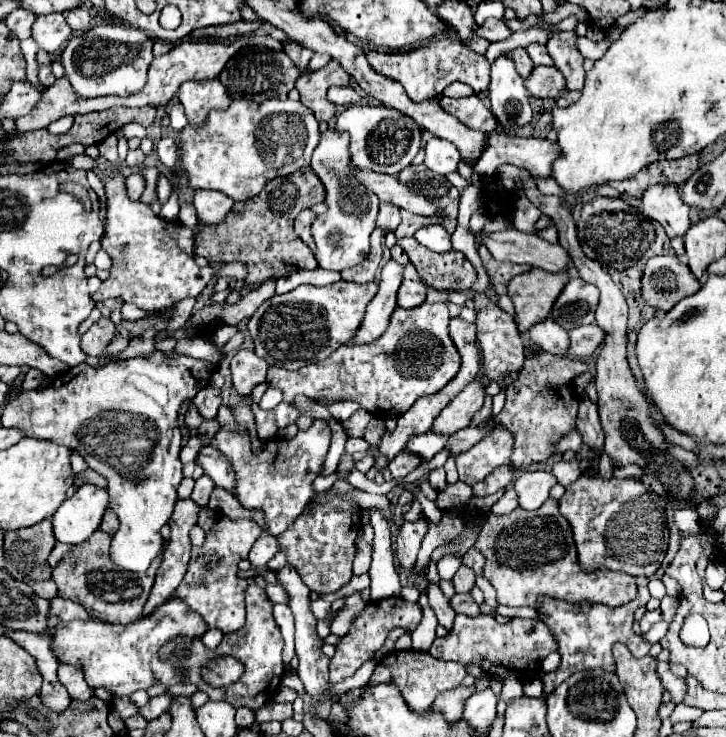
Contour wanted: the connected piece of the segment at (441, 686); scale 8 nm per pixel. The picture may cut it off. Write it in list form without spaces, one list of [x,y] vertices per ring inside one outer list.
[[[412,649],[412,651],[392,651],[390,655],[386,655],[372,673],[370,683],[394,683],[402,691],[406,703],[414,707],[414,711],[428,711],[436,695],[440,695],[446,689],[458,687],[464,677],[466,677],[466,669],[462,667],[462,663],[440,661],[434,659],[430,653]]]

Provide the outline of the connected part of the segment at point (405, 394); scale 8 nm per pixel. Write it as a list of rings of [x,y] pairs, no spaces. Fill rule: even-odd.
[[[422,303],[414,309],[396,307],[390,317],[388,329],[376,341],[366,343],[366,345],[342,345],[328,359],[306,365],[298,371],[288,371],[282,367],[268,367],[266,381],[272,387],[280,387],[284,393],[284,401],[288,401],[288,403],[292,403],[298,393],[308,395],[310,399],[316,399],[322,403],[332,403],[332,399],[334,401],[356,401],[356,403],[360,403],[362,409],[370,411],[374,417],[394,419],[394,417],[400,417],[402,413],[406,413],[414,405],[416,399],[440,391],[458,373],[460,355],[448,335],[448,323],[450,323],[450,317],[448,317],[448,307],[444,303]],[[420,361],[422,361],[422,379],[416,379],[418,375],[414,375],[414,373],[420,369]]]

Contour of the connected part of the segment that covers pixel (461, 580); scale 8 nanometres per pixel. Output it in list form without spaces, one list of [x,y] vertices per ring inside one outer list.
[[[462,565],[462,567],[458,569],[458,573],[454,575],[454,579],[452,579],[452,583],[454,583],[454,587],[456,587],[456,593],[470,593],[470,589],[474,587],[474,581],[476,581],[476,575],[474,575],[474,571],[472,571],[470,567],[466,567],[466,565]]]

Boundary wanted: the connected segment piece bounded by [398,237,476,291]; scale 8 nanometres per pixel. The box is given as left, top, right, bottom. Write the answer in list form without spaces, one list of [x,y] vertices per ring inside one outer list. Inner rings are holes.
[[[414,237],[398,239],[398,245],[410,257],[422,283],[436,291],[466,291],[476,281],[472,263],[460,251],[434,253],[420,245]]]

